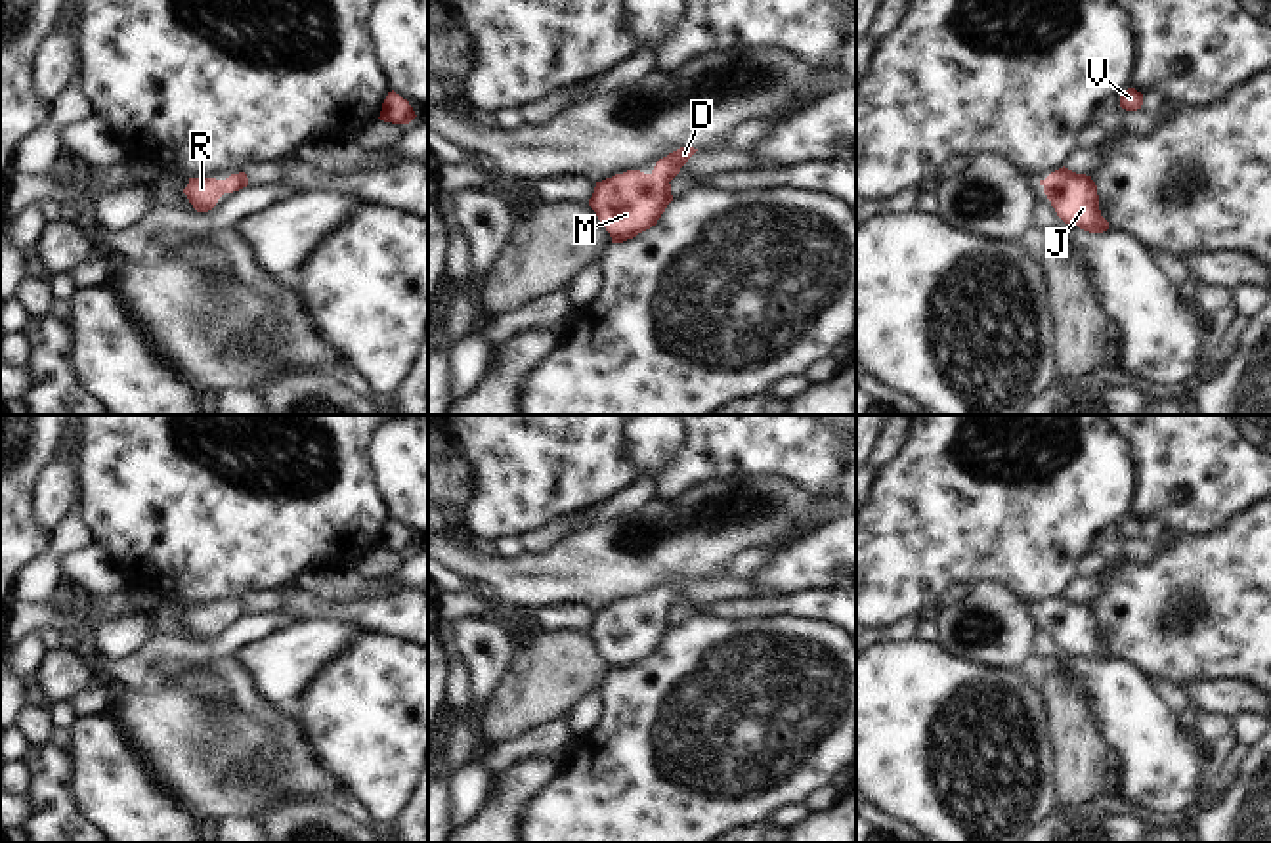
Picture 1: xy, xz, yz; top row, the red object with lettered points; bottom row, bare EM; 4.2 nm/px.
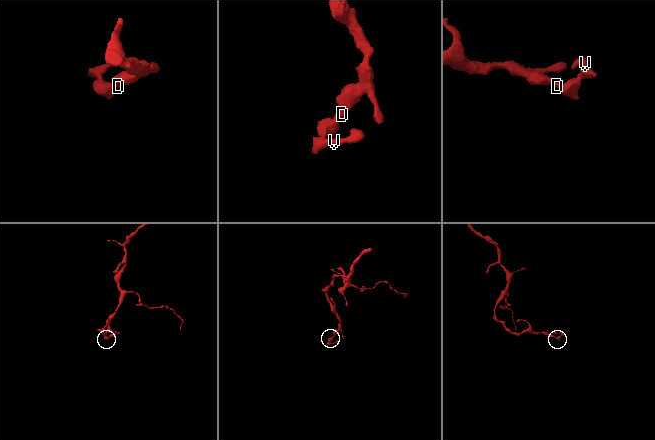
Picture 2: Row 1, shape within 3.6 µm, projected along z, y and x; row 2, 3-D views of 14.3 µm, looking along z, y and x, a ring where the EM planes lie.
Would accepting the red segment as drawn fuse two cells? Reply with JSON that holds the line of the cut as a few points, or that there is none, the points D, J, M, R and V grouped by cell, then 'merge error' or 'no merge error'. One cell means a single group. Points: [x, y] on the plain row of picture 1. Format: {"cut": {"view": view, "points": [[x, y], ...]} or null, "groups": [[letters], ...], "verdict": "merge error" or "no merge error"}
{"cut": null, "groups": [["D", "J", "M", "R", "V"]], "verdict": "no merge error"}

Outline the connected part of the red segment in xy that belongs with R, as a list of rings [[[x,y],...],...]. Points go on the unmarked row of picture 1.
[[[245,600],[231,602],[226,608],[216,606],[189,606],[183,621],[197,640],[208,640],[216,635],[224,621],[233,621],[248,614]]]

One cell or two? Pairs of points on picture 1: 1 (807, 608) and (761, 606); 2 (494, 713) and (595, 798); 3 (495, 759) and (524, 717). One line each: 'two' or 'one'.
1: one
2: two
3: two

